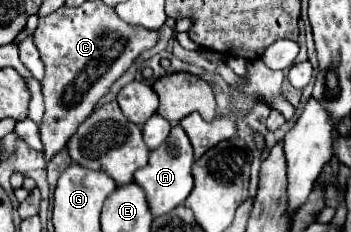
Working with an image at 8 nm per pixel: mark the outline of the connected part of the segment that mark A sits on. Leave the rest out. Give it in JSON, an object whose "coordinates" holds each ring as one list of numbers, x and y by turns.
{"coordinates":[[174,126,170,136,158,146,158,150,150,152,150,162,144,168,136,170,134,182,144,188,148,206,154,216,162,216,162,214,174,210,176,206,184,204,184,200,188,198,188,194,192,192,192,186,194,186,192,172,190,172,192,162,194,162,192,144,190,144,186,132,182,130,182,126]]}

